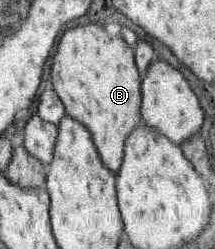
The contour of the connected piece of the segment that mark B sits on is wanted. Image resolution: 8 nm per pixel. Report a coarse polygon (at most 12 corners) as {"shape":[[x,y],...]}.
{"shape":[[96,24],[60,39],[50,84],[118,173],[143,120],[135,50]]}

